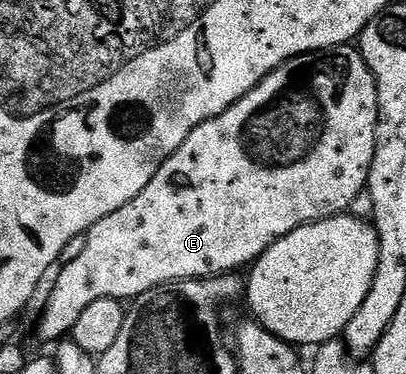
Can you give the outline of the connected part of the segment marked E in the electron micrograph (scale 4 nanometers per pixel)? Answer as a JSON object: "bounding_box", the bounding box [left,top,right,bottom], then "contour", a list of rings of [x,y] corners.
{"bounding_box":[40,44,380,343],"contour":[[[351,44],[337,45],[334,49],[326,49],[318,53],[303,53],[294,59],[290,59],[286,63],[282,63],[282,67],[278,67],[274,71],[270,71],[270,75],[266,75],[266,79],[262,79],[262,83],[258,83],[258,87],[254,87],[254,91],[250,91],[246,95],[242,95],[242,99],[238,99],[226,111],[222,111],[222,115],[218,115],[214,119],[210,119],[206,123],[202,123],[198,127],[194,127],[194,131],[190,131],[190,135],[186,139],[186,143],[182,143],[182,147],[178,147],[178,151],[174,151],[174,155],[170,155],[166,159],[166,163],[162,163],[162,167],[154,175],[154,179],[150,179],[150,183],[146,183],[146,187],[134,199],[130,199],[130,203],[126,203],[126,207],[118,207],[118,211],[114,211],[110,215],[106,215],[93,229],[87,232],[86,247],[82,250],[82,255],[78,255],[78,259],[74,259],[74,263],[66,263],[59,270],[61,273],[55,274],[56,282],[52,285],[52,294],[48,297],[48,302],[44,305],[44,314],[40,317],[40,329],[44,332],[44,337],[51,343],[59,342],[61,339],[67,338],[73,332],[78,318],[82,315],[82,311],[86,311],[86,307],[90,307],[90,303],[98,303],[98,299],[106,299],[114,297],[117,299],[135,299],[141,297],[146,291],[150,291],[159,285],[168,285],[171,281],[194,281],[197,279],[207,279],[209,277],[218,277],[221,275],[232,275],[245,265],[251,266],[257,257],[265,253],[271,245],[278,239],[282,239],[290,231],[294,231],[303,225],[309,225],[312,221],[321,221],[327,217],[338,217],[347,214],[352,208],[354,199],[358,199],[358,195],[366,188],[368,176],[372,170],[372,164],[376,158],[376,144],[378,142],[378,134],[380,131],[380,92],[376,86],[376,75],[372,72],[368,65],[368,60],[360,53],[359,48],[353,47]]]}

